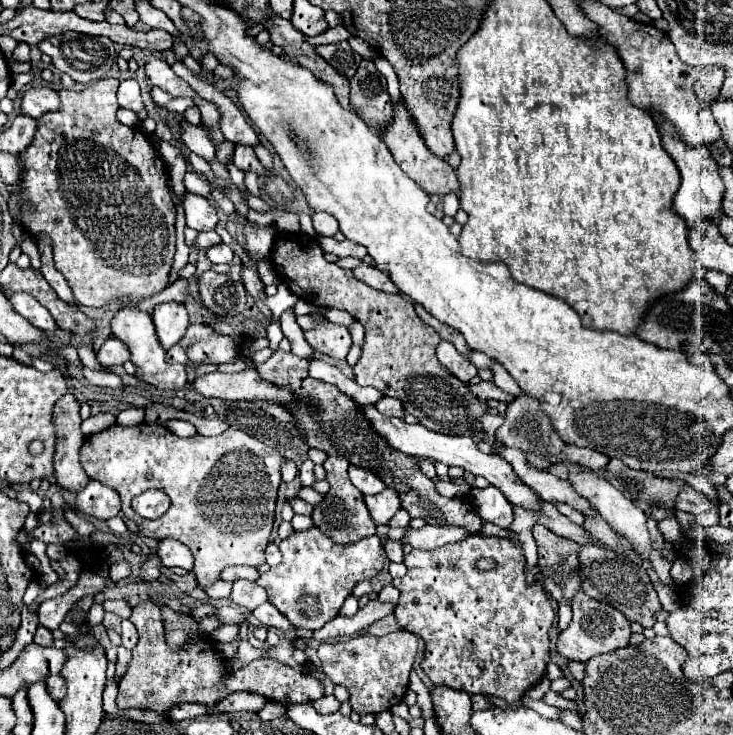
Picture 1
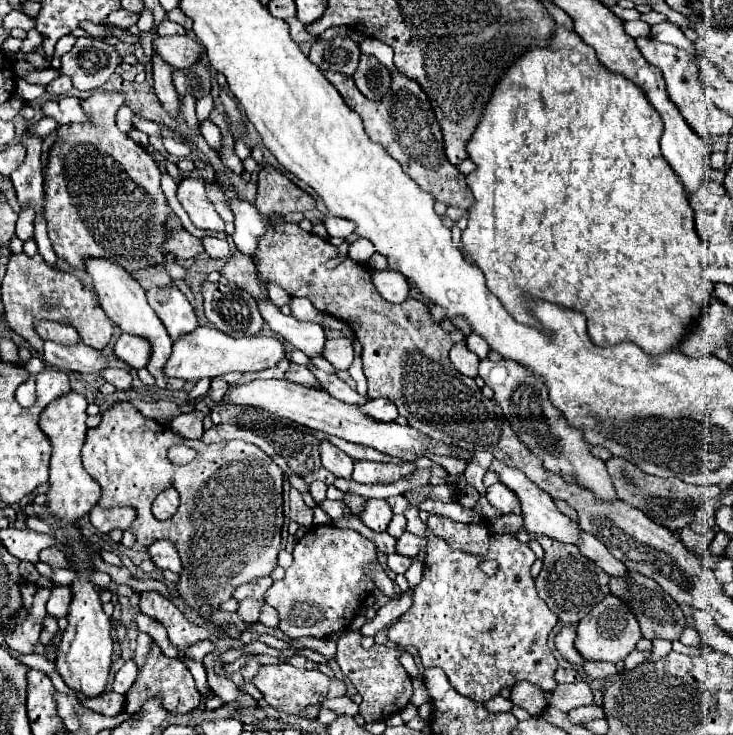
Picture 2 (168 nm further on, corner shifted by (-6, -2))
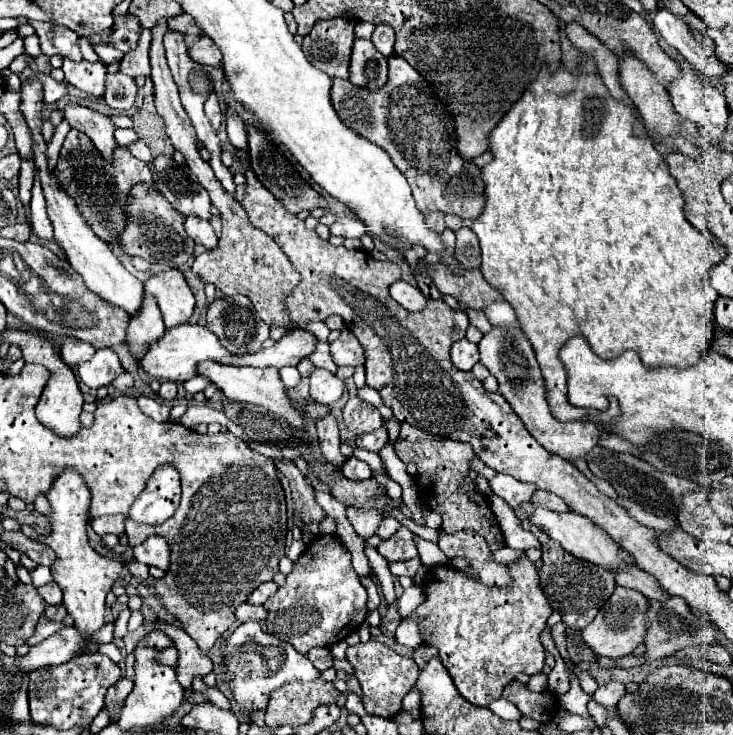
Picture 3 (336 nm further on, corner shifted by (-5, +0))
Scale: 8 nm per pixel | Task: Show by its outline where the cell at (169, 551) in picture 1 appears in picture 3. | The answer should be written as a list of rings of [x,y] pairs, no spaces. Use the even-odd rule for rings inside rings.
[[[148,537],[144,543],[134,547],[134,557],[140,563],[146,563],[150,567],[160,567],[160,569],[168,569],[170,567],[170,547],[166,543],[164,537]]]

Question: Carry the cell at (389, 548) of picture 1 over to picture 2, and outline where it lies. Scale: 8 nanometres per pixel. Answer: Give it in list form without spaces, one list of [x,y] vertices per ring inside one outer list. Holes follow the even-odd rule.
[[[393,553],[393,555],[389,555],[387,557],[387,565],[389,565],[389,569],[393,571],[393,573],[405,573],[409,567],[411,567],[411,559],[409,557],[403,557],[403,555],[399,555],[399,553]]]

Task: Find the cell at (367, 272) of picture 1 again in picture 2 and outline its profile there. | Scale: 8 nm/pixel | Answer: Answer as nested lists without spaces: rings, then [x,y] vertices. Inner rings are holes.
[[[373,271],[373,283],[379,295],[391,303],[403,303],[409,297],[409,283],[397,271]]]

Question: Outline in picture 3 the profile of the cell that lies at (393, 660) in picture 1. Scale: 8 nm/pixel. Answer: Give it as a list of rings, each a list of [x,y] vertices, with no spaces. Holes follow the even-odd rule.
[[[370,639],[368,643],[358,643],[346,649],[346,659],[354,667],[354,675],[362,685],[362,703],[366,713],[392,719],[402,711],[402,699],[412,689],[418,679],[418,665],[412,659],[406,659],[394,653],[384,643]]]

